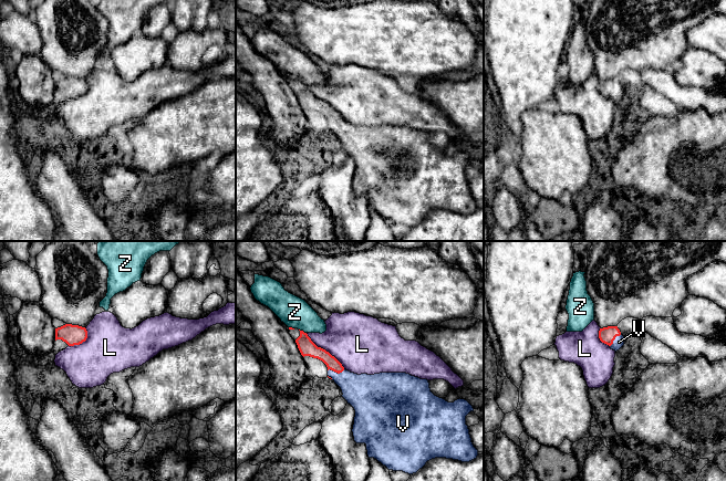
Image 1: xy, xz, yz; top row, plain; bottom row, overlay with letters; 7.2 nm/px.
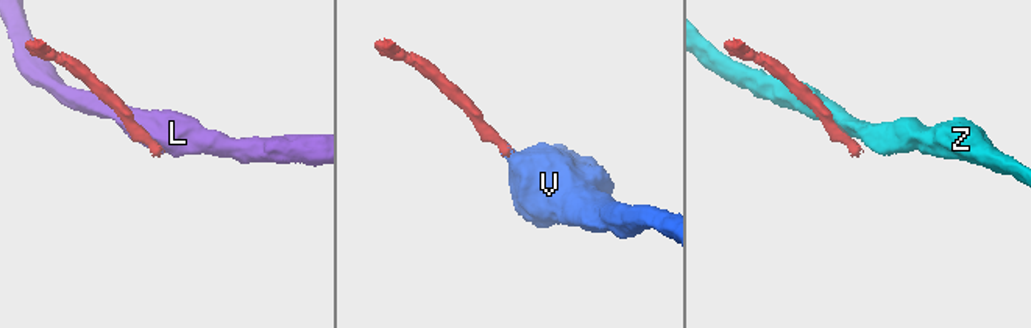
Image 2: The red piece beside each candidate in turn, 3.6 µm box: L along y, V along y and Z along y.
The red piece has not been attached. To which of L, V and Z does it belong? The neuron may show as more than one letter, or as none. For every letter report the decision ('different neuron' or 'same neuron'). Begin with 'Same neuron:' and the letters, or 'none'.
Same neuron: V
L: different neuron
V: same neuron
Z: different neuron

